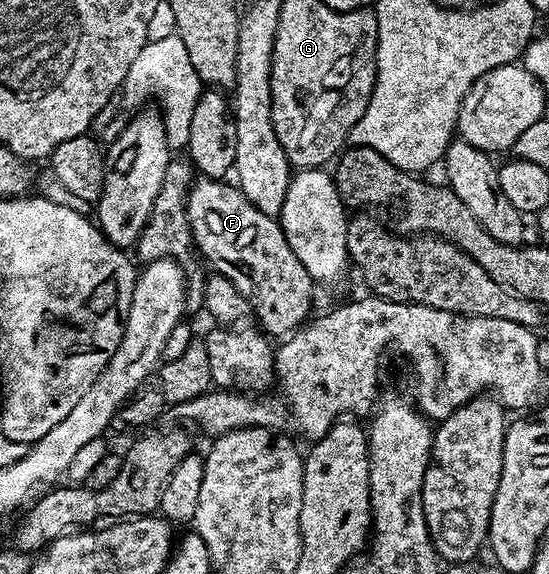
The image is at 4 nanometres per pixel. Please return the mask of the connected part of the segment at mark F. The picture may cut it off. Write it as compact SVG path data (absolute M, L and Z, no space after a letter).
M197 176L186 190L188 229L195 248L200 248L201 255L217 265L222 276L243 295L249 310L260 316L259 324L267 334L276 339L291 335L309 320L313 279L286 243L279 220L258 211L239 185L228 183Z

